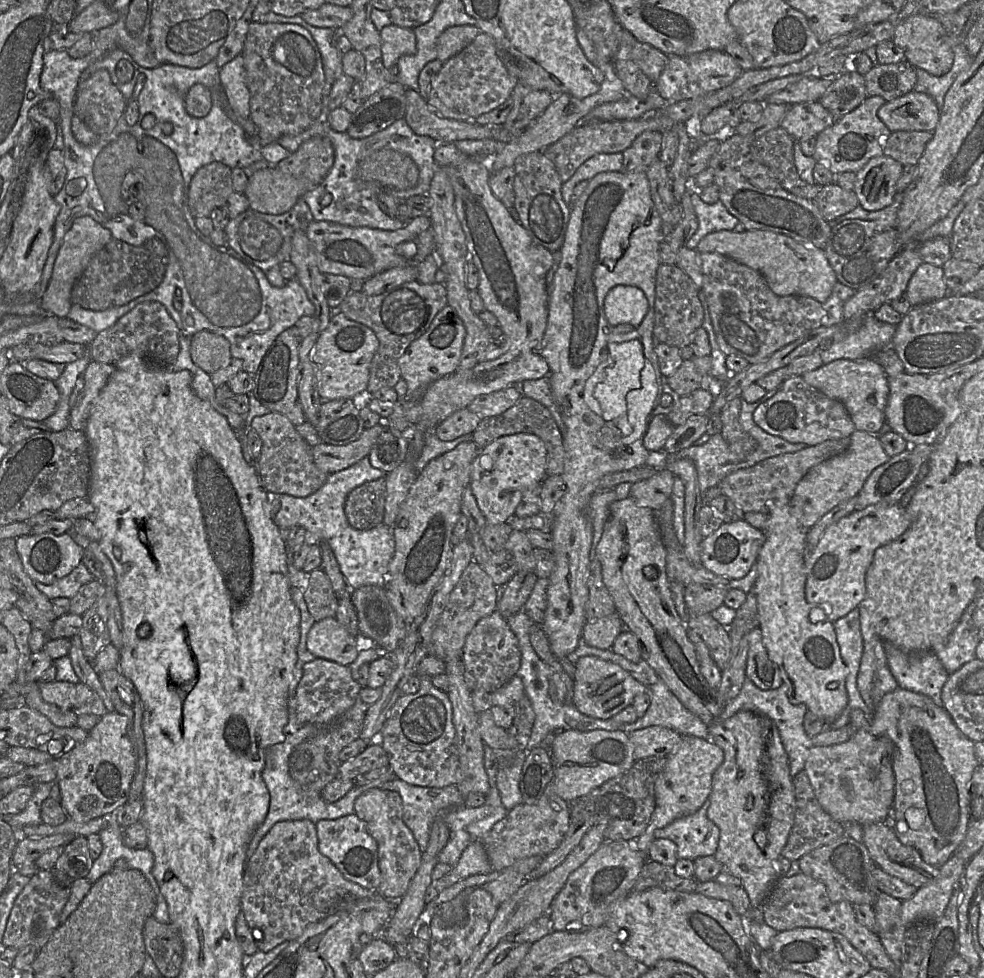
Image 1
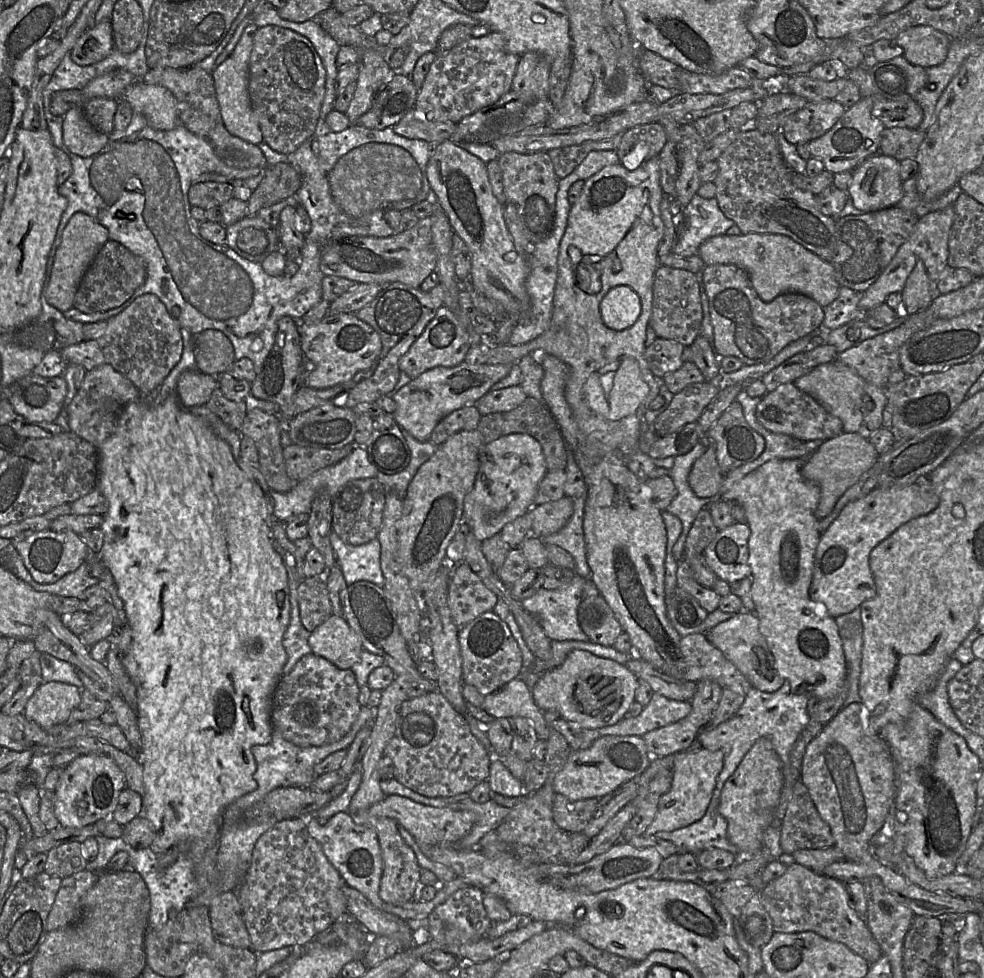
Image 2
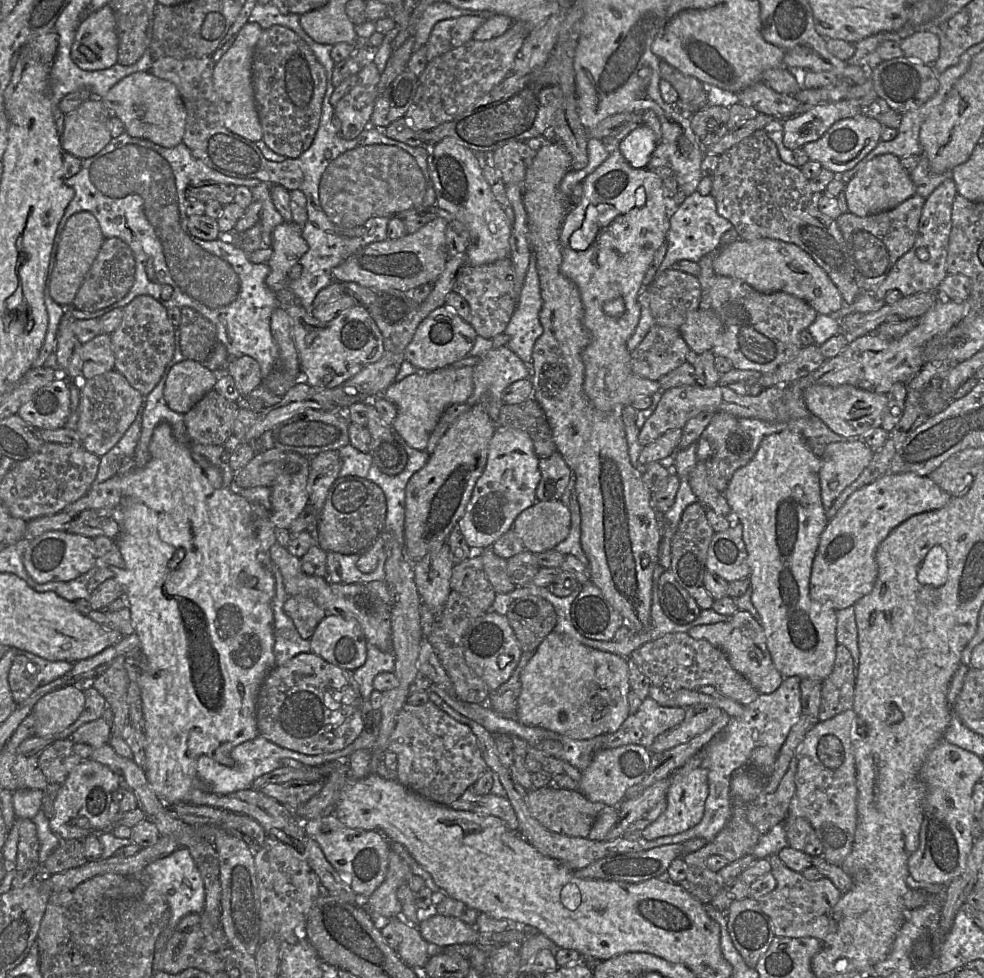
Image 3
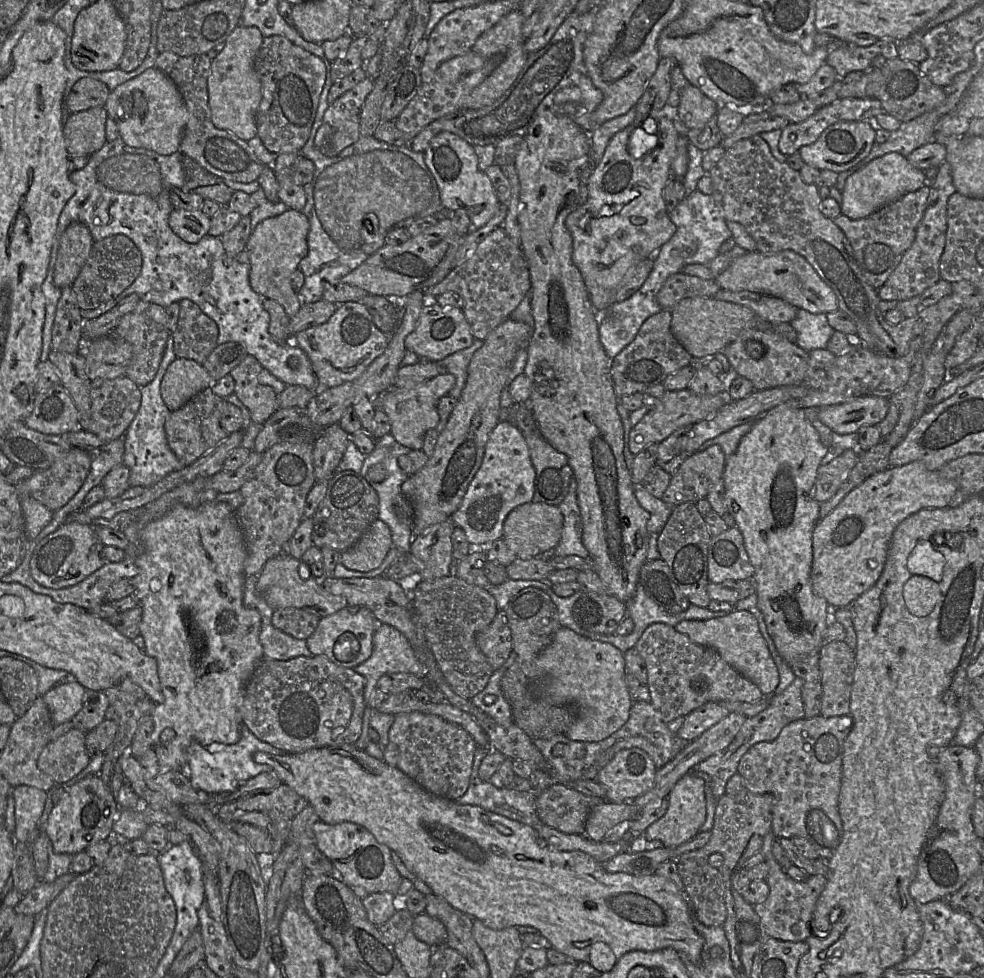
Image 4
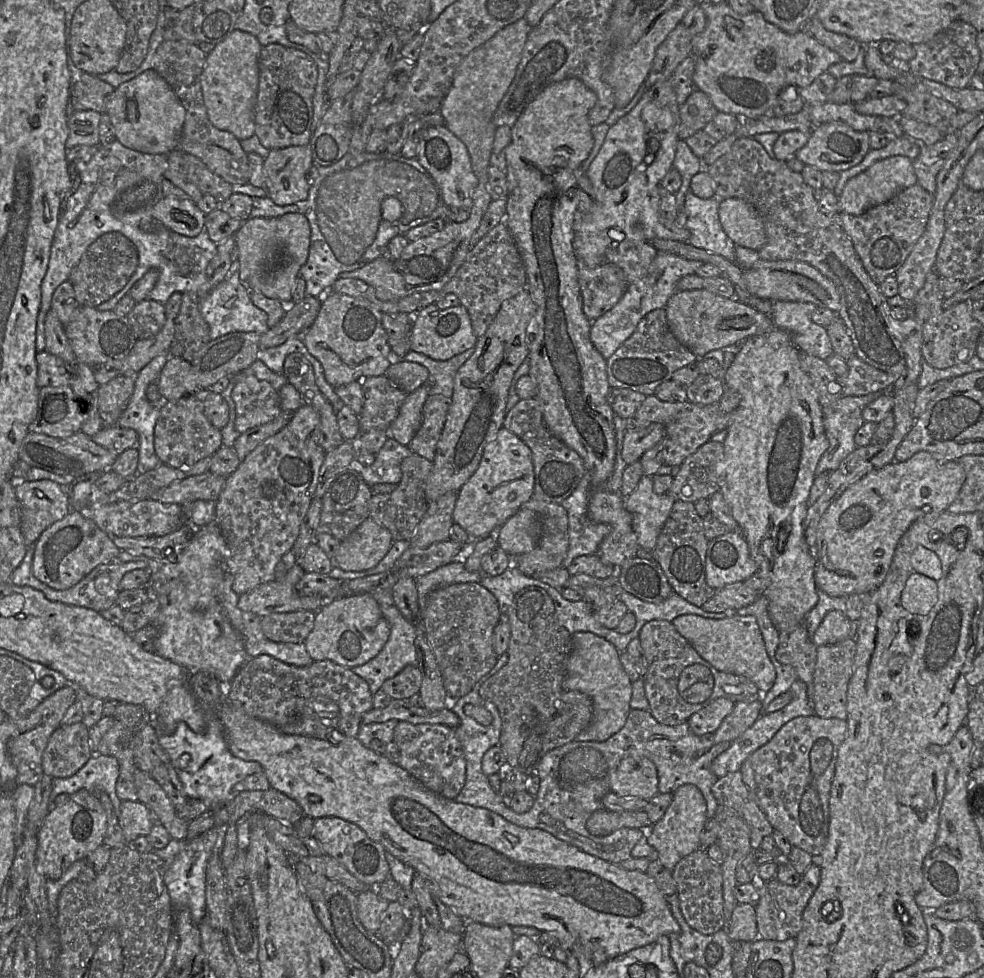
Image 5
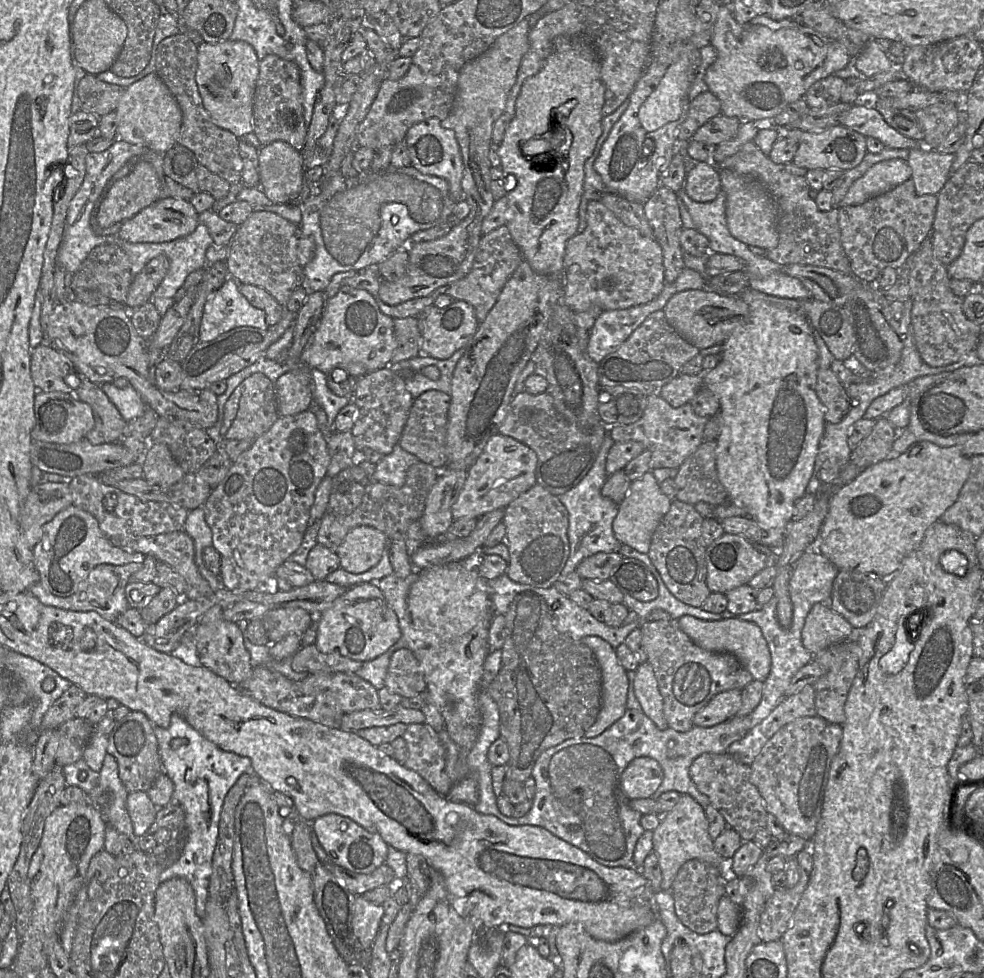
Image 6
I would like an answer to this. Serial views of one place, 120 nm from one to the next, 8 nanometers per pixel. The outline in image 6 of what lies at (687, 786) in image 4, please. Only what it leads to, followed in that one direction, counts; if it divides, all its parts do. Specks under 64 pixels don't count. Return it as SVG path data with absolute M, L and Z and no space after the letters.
M687 794L680 795L677 804L668 813L662 815L659 826L652 832L653 851L658 857L662 871L661 891L671 891L679 869L689 860L697 859L725 868L725 861L714 850L704 809Z

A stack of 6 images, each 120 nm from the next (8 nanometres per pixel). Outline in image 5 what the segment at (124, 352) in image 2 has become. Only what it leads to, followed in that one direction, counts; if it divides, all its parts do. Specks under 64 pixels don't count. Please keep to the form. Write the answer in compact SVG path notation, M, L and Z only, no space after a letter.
M152 299L135 304L126 316L137 340L155 336L166 322L165 305Z

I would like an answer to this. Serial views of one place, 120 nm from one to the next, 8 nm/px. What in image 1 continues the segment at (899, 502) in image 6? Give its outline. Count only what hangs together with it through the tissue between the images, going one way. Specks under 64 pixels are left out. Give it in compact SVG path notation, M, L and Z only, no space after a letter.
M900 504L869 505L829 526L806 557L806 600L812 604L826 604L821 608L832 623L859 607L866 594L866 573L875 550L900 537L909 526L905 508Z

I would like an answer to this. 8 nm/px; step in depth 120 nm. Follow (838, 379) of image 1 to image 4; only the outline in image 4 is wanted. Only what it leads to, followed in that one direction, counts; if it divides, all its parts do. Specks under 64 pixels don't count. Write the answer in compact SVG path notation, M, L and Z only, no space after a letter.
M863 396L838 405L819 407L819 420L832 431L845 435L863 426L878 425L887 415L890 398Z

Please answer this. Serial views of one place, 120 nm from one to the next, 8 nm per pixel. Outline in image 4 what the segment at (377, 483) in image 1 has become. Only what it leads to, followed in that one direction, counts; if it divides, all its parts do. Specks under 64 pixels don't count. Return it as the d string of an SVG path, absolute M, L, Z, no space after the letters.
M337 470L330 478L326 493L313 515L312 542L318 548L328 547L340 553L353 547L378 519L379 497L375 489L352 470Z

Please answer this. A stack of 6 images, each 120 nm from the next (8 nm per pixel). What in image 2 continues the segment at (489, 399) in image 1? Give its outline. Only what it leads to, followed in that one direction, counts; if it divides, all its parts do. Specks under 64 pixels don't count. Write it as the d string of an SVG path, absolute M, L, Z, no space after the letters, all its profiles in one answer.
M513 385L502 389L491 389L476 402L476 406L481 415L510 411L520 405L526 397L521 385Z

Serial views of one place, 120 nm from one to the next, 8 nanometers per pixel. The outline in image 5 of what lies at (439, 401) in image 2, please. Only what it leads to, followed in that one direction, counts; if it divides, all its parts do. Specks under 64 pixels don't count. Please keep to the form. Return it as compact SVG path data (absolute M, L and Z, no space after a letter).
M423 384L413 392L407 393L398 416L389 426L389 438L408 446L422 421L422 408L429 396L429 385Z

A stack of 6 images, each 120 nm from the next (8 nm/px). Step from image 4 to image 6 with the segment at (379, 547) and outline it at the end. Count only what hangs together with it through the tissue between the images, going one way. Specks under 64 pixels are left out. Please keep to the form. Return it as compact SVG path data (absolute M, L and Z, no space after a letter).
M369 526L351 529L335 551L340 568L357 574L374 567L388 546L388 539L383 532Z

